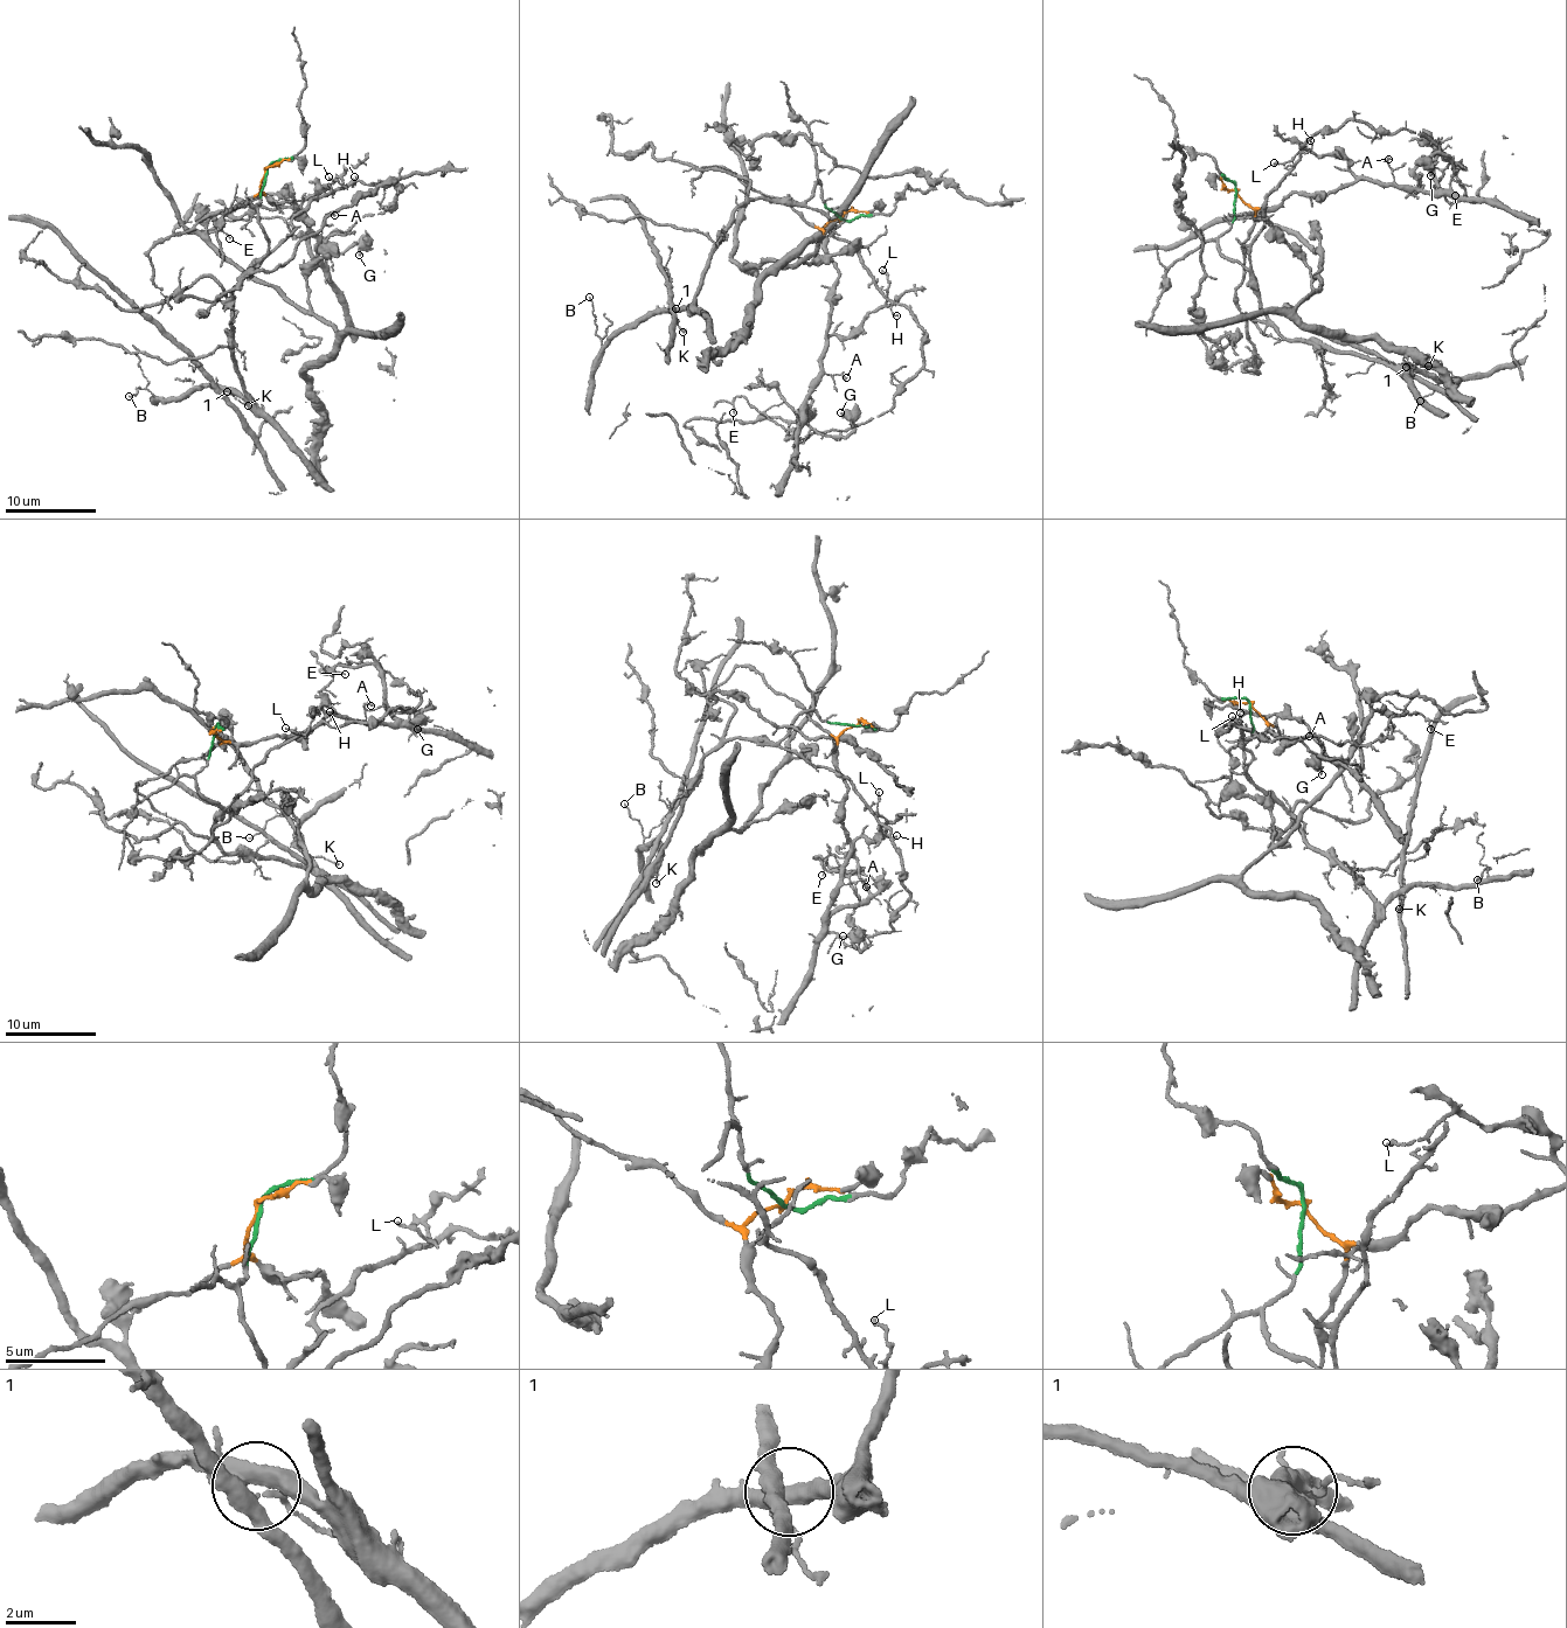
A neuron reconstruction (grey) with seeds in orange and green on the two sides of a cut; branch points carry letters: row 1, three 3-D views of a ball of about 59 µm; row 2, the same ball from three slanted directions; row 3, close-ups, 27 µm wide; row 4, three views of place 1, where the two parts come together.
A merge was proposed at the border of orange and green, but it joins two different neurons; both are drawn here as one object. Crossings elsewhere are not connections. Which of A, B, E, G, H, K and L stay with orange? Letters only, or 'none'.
A, G, L

